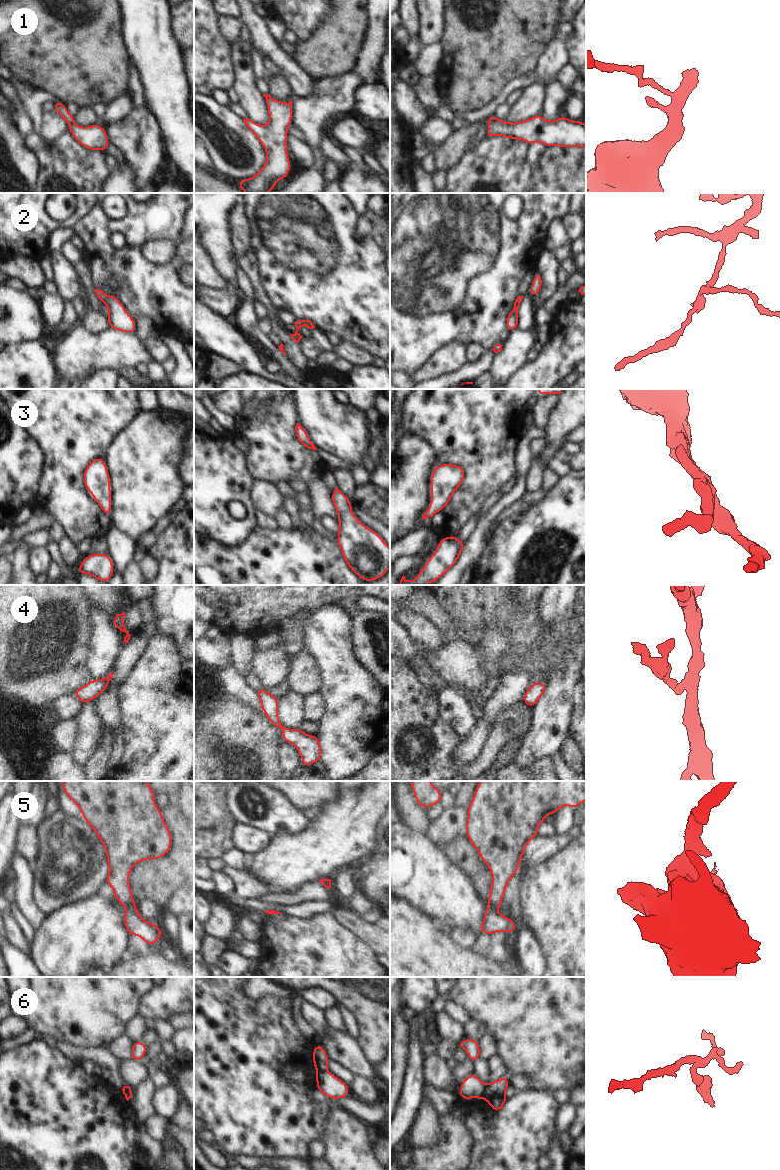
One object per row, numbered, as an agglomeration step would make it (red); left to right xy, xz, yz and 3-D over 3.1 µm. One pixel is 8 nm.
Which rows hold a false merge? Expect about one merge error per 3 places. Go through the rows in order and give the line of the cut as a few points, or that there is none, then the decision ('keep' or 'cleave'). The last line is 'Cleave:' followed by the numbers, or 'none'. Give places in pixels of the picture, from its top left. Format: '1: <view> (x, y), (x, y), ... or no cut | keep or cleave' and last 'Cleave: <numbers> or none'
1: xy (73, 122), (69, 125) | cleave
2: no cut | keep
3: no cut | keep
4: no cut | keep
5: xy (134, 904), (126, 907) | cleave
6: yz (486, 1085), (482, 1097) | cleave
Cleave: 1, 5, 6

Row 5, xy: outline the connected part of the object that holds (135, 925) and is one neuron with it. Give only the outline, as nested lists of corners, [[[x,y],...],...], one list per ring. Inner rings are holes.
[[[136,905],[126,907],[124,924],[128,935],[142,938],[150,947],[153,947],[163,934],[162,929],[158,928],[157,924],[149,923],[140,916]]]

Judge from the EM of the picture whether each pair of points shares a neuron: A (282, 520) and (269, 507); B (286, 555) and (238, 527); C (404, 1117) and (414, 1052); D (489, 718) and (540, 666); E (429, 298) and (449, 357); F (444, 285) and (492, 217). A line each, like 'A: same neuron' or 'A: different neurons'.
A: different neurons
B: different neurons
C: same neuron
D: different neurons
E: different neurons
F: same neuron

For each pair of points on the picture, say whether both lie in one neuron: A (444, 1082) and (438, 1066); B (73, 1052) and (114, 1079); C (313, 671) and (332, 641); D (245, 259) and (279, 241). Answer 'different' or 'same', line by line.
A: same
B: same
C: different
D: different

